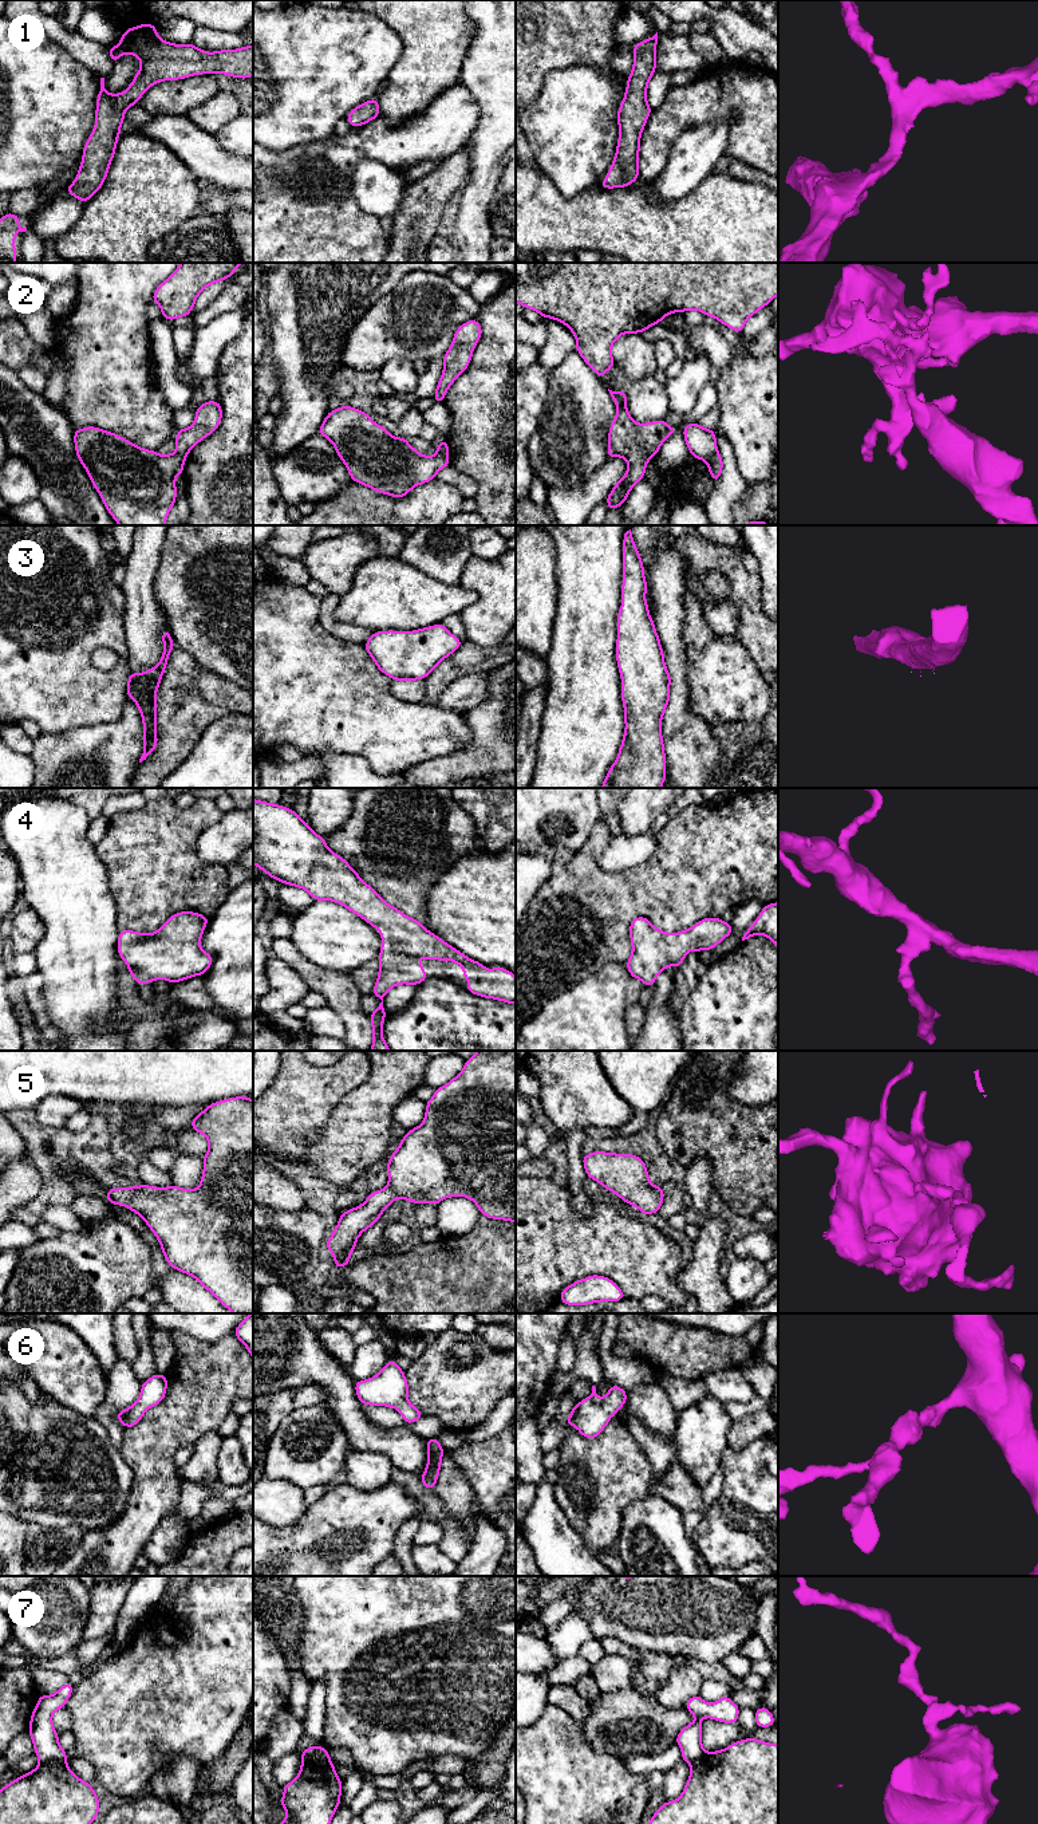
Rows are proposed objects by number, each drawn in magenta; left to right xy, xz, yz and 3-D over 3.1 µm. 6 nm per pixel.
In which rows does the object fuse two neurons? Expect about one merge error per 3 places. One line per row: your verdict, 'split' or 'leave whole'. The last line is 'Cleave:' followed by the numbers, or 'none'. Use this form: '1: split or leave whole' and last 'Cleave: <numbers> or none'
1: leave whole
2: split
3: split
4: leave whole
5: leave whole
6: leave whole
7: split
Cleave: 2, 3, 7

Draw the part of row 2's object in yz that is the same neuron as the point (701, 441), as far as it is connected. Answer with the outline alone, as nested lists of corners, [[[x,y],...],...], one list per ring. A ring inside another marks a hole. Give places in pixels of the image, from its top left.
[[[690,422],[683,429],[684,442],[691,457],[707,461],[707,458],[718,452],[715,430],[702,428],[698,422]]]

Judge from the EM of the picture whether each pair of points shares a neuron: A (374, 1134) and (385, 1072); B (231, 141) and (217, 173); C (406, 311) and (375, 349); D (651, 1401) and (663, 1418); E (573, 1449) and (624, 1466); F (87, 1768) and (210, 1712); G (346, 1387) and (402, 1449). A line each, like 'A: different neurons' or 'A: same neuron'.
A: same neuron
B: different neurons
C: same neuron
D: same neuron
E: same neuron
F: different neurons
G: same neuron

